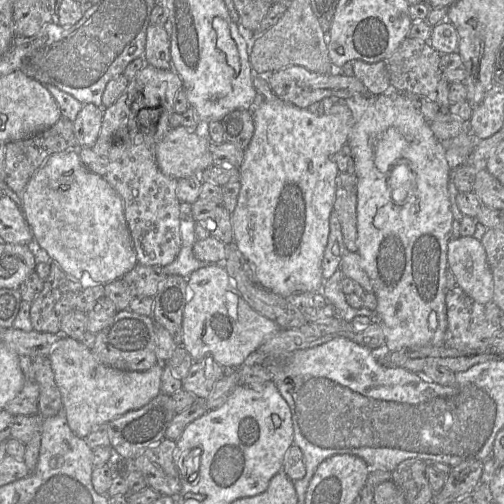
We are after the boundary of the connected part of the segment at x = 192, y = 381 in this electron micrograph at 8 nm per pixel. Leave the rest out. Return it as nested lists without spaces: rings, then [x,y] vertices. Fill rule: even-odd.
[[[206,356],[192,363],[188,374],[182,379],[182,389],[194,394],[197,398],[206,399],[215,383],[226,373],[226,368],[211,356]]]

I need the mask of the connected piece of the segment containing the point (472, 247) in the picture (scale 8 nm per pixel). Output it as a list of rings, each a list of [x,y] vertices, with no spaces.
[[[474,236],[451,238],[447,261],[457,286],[470,298],[480,304],[493,300],[493,276],[481,241]]]

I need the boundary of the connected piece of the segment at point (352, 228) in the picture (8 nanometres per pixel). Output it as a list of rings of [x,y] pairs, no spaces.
[[[339,172],[333,210],[341,223],[343,241],[347,251],[356,252],[357,247],[357,190],[356,174]]]

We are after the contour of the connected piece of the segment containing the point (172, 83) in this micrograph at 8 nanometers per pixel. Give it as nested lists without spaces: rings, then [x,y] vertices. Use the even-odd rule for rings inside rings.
[[[146,64],[128,83],[123,93],[109,107],[103,108],[101,129],[92,147],[78,148],[82,163],[92,172],[101,176],[120,196],[126,222],[131,234],[132,244],[138,264],[164,267],[172,263],[181,248],[180,204],[176,196],[177,180],[164,175],[159,169],[155,149],[170,130],[169,118],[174,112],[174,100],[183,82],[173,69],[159,69]],[[144,107],[160,107],[161,114],[154,126],[143,127],[137,120],[137,113]]]

